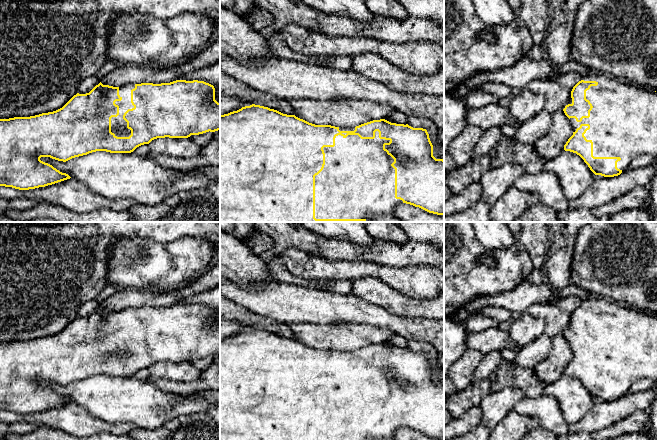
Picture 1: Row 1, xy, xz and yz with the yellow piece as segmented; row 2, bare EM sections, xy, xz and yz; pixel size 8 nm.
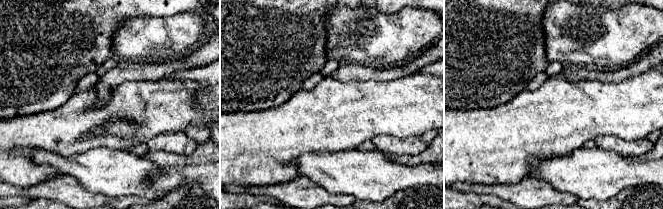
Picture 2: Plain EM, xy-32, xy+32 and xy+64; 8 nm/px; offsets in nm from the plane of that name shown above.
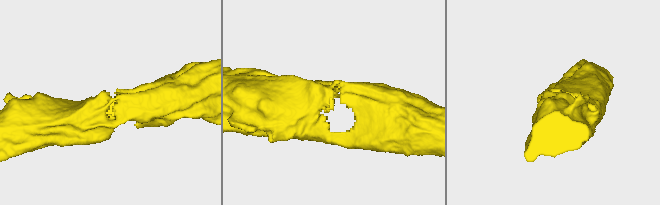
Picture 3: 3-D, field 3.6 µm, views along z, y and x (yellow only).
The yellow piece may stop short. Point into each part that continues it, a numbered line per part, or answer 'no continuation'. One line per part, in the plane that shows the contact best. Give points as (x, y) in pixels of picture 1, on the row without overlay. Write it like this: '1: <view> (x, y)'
1: xz (357, 403)

